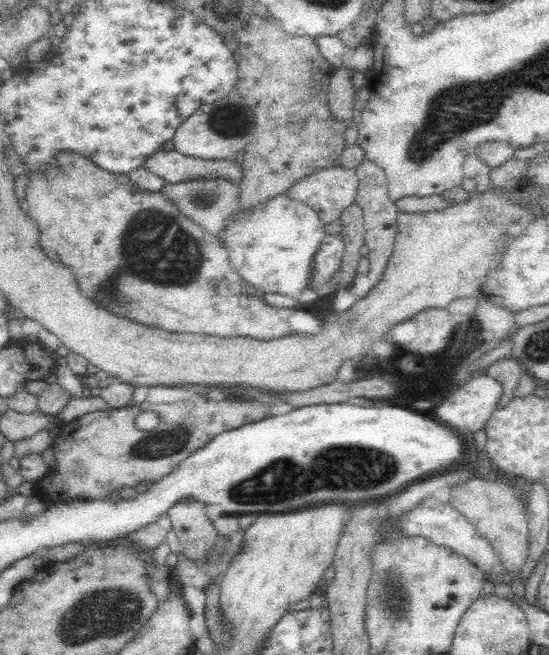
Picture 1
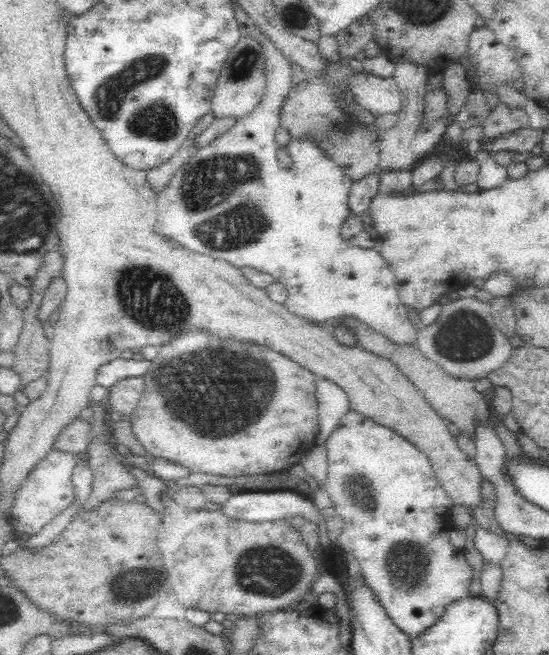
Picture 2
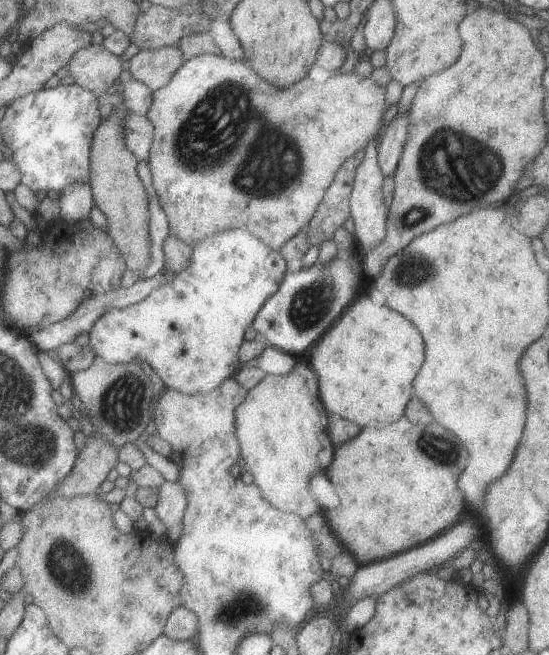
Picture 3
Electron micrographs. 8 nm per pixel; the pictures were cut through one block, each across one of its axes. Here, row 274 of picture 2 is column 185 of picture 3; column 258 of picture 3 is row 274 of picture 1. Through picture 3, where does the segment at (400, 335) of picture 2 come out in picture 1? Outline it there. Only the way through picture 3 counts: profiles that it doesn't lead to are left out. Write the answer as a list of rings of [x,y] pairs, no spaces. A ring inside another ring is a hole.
[[[280,193],[244,209],[236,209],[217,232],[234,272],[260,292],[286,294],[295,301],[302,298],[312,283],[316,252],[326,236],[326,223],[306,201]]]

